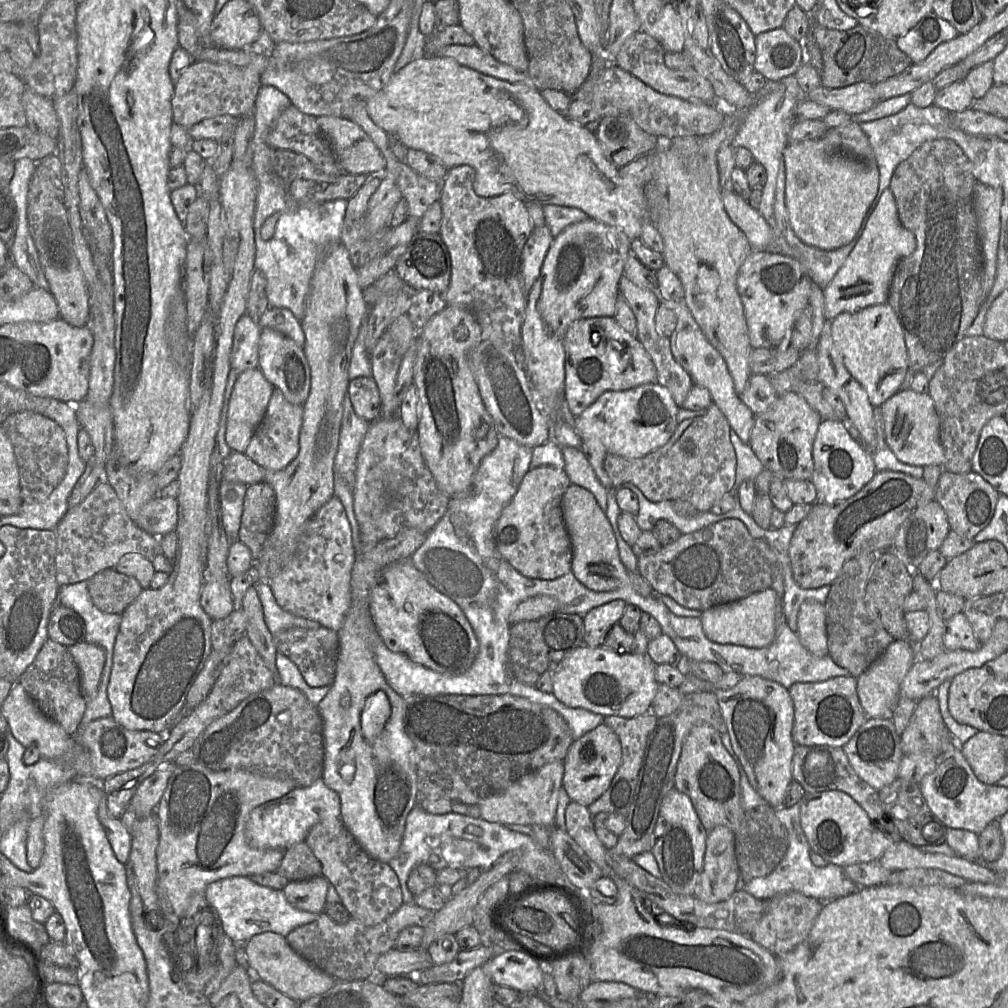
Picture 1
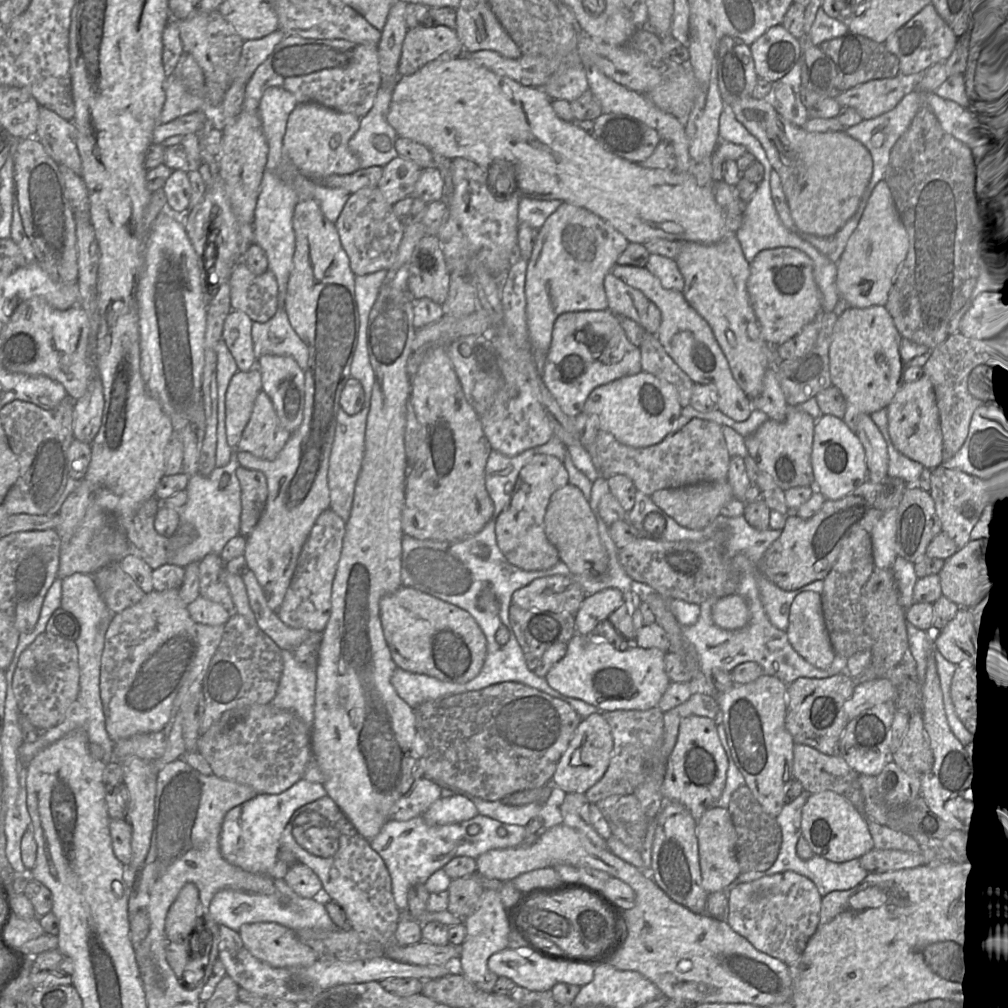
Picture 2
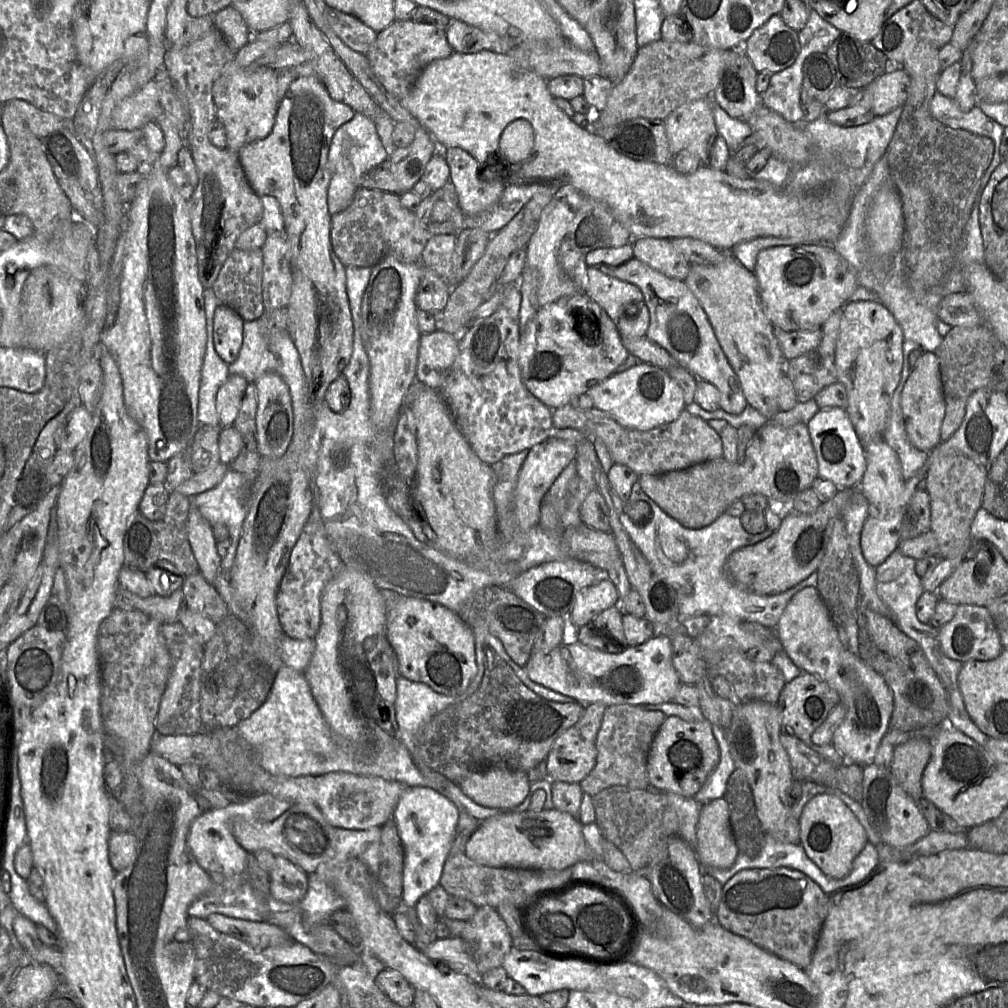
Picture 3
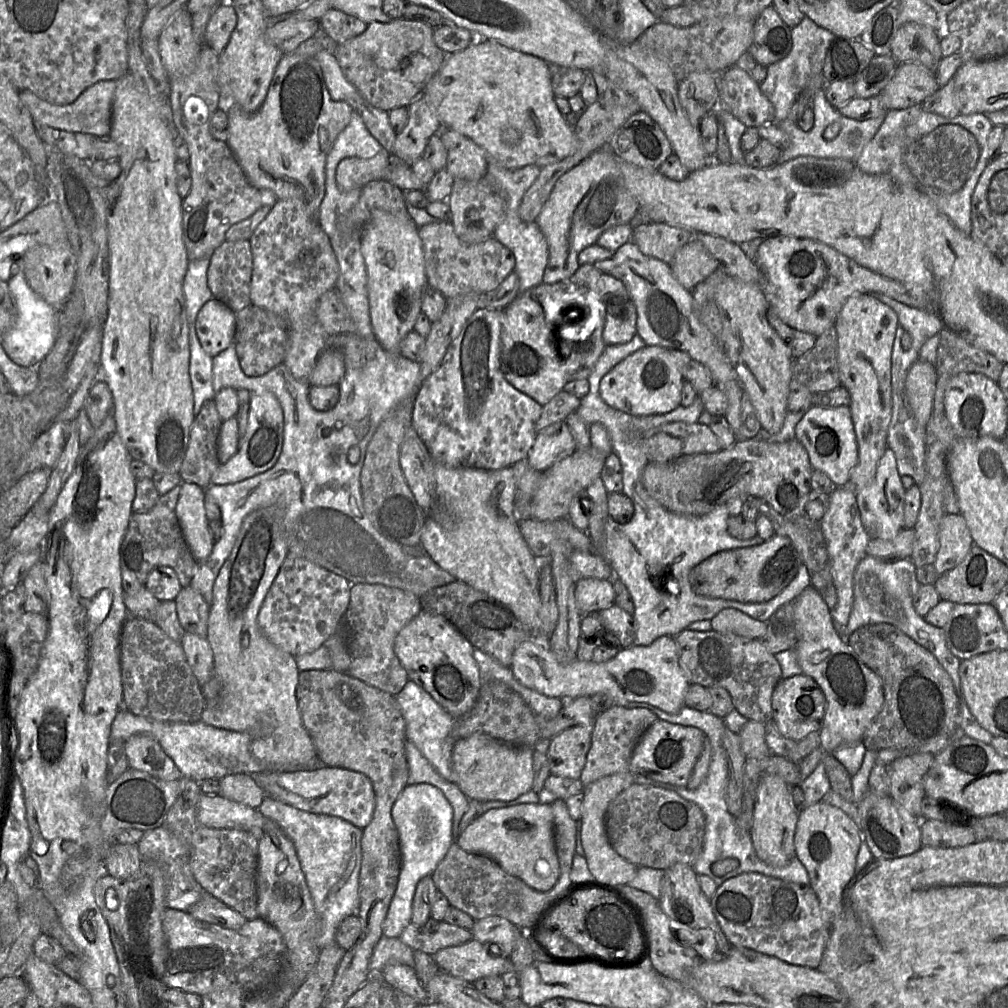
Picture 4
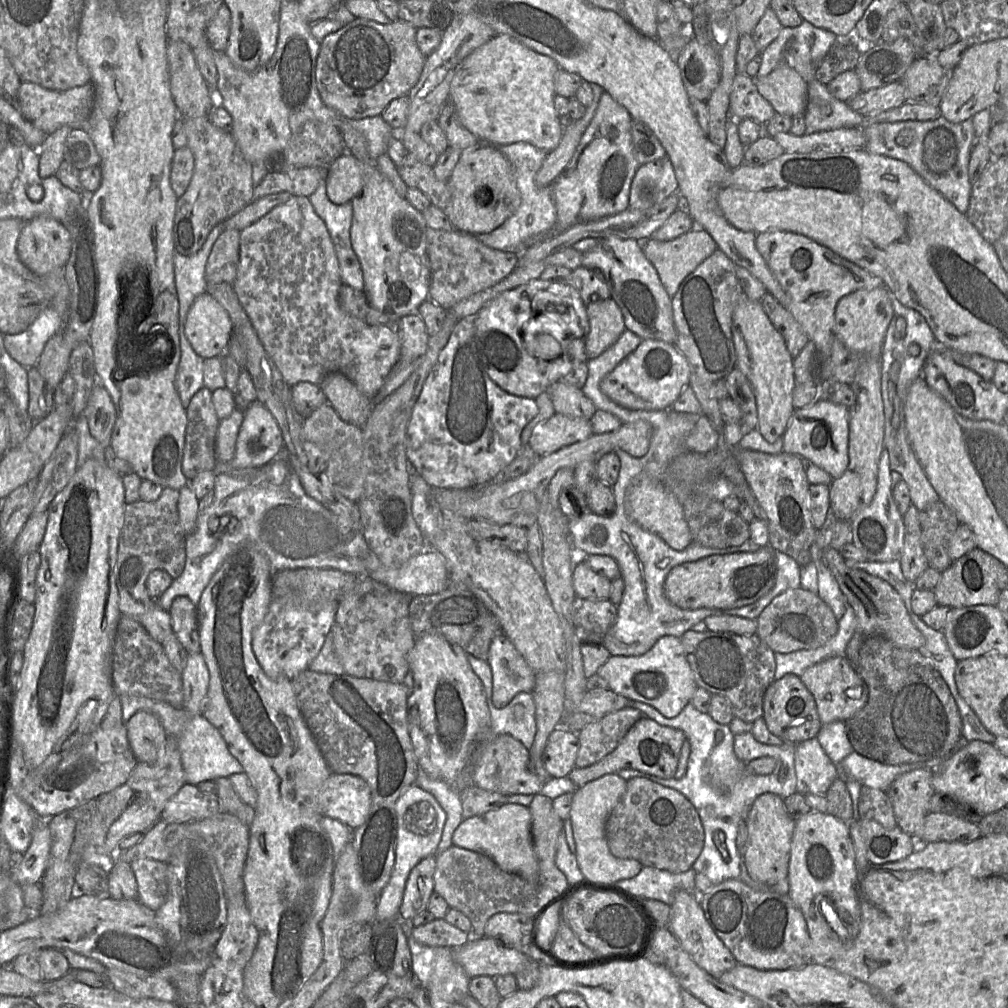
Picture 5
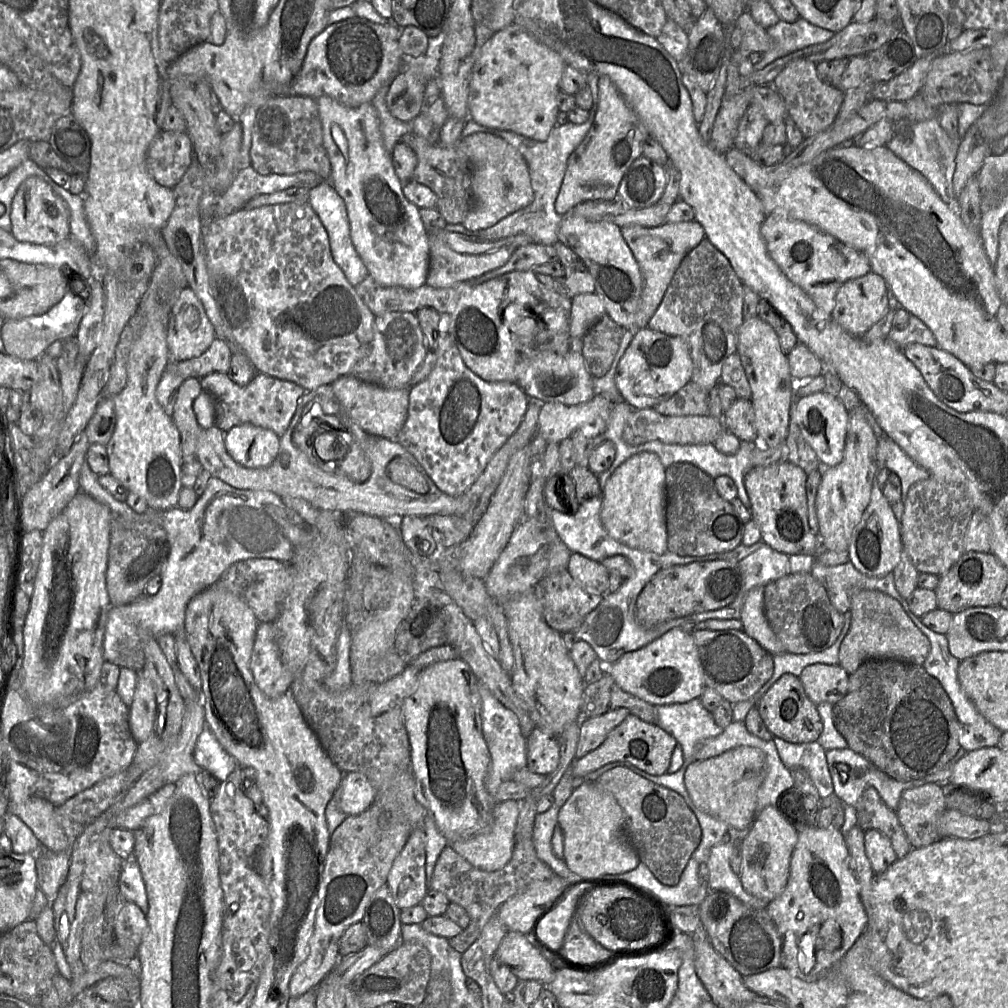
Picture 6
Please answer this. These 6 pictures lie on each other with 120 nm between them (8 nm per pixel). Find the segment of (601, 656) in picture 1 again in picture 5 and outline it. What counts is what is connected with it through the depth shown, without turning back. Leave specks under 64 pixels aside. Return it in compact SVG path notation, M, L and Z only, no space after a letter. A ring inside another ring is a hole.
M498 635L492 640L486 662L492 670L495 706L503 707L518 693L532 692L537 673L506 635ZM663 636L646 653L637 656L611 656L596 672L608 682L609 688L626 698L651 705L667 718L676 717L691 701L697 685L685 657L680 638Z

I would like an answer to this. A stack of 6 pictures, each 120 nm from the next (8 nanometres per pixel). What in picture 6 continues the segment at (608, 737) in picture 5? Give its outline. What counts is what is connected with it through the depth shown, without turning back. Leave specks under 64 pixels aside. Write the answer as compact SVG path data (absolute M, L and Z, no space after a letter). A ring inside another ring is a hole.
M617 708L597 717L582 718L575 758L580 759L599 747L609 733L620 725L629 714L628 709Z

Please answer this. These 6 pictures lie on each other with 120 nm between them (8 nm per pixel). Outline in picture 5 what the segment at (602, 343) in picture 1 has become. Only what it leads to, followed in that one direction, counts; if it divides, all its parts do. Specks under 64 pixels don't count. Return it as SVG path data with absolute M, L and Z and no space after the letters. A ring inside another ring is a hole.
M540 277L501 293L474 316L477 349L486 372L501 389L516 396L535 399L576 366L587 362L585 337L589 331L586 306L577 289L562 281ZM569 310L574 311L574 326L568 326ZM523 334L547 334L555 341L555 354L545 359L533 356L524 345Z

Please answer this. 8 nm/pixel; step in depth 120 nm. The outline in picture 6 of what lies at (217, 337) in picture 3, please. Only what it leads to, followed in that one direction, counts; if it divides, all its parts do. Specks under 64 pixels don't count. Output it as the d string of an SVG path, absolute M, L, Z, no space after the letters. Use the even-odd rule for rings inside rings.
M186 286L179 293L168 317L170 361L201 356L216 336L201 300L192 288Z

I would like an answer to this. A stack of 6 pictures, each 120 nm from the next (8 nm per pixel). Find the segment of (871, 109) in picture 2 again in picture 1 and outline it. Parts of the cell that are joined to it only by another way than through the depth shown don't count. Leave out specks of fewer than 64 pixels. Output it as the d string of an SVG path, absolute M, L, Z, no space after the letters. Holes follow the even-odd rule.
M858 82L842 88L826 88L823 85L806 94L806 99L828 107L842 110L853 116L872 108L875 100L874 85Z

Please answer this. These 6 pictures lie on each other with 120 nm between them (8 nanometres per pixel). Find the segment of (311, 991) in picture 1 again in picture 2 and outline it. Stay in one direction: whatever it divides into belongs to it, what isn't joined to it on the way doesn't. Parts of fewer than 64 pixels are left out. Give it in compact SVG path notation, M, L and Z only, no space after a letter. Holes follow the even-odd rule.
M278 923L244 924L238 933L254 957L275 968L310 966L318 959L295 931Z

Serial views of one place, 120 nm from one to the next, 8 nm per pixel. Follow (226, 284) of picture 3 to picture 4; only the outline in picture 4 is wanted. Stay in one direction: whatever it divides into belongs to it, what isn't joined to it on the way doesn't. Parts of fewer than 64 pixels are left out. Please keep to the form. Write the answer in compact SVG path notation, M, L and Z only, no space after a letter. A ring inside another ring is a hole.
M225 240L213 252L207 282L213 297L237 313L251 305L253 255L247 240Z

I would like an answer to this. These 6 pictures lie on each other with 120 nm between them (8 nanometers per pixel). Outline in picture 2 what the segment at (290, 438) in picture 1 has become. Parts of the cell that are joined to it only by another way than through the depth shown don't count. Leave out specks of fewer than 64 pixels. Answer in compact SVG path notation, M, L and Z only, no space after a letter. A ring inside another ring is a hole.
M261 391L236 449L264 460L274 460L290 438L277 417L269 396Z

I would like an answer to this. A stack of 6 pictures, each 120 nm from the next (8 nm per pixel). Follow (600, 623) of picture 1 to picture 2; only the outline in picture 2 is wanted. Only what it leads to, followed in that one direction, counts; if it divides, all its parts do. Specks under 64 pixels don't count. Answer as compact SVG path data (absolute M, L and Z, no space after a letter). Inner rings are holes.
M617 588L603 589L586 596L574 615L577 633L590 636L594 628L623 603L623 593Z

